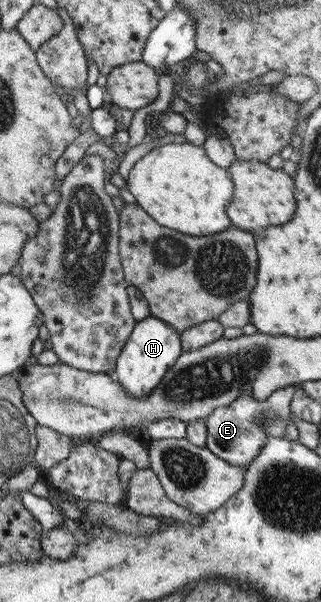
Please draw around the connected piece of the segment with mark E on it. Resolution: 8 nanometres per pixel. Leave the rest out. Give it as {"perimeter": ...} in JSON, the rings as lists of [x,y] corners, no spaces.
{"perimeter":[[[294,385],[275,389],[265,400],[254,399],[253,395],[242,393],[227,406],[217,407],[203,420],[207,431],[205,447],[214,455],[232,464],[232,467],[244,468],[248,465],[260,448],[267,442],[267,437],[283,437],[287,423],[295,423],[296,418],[289,408]]]}

